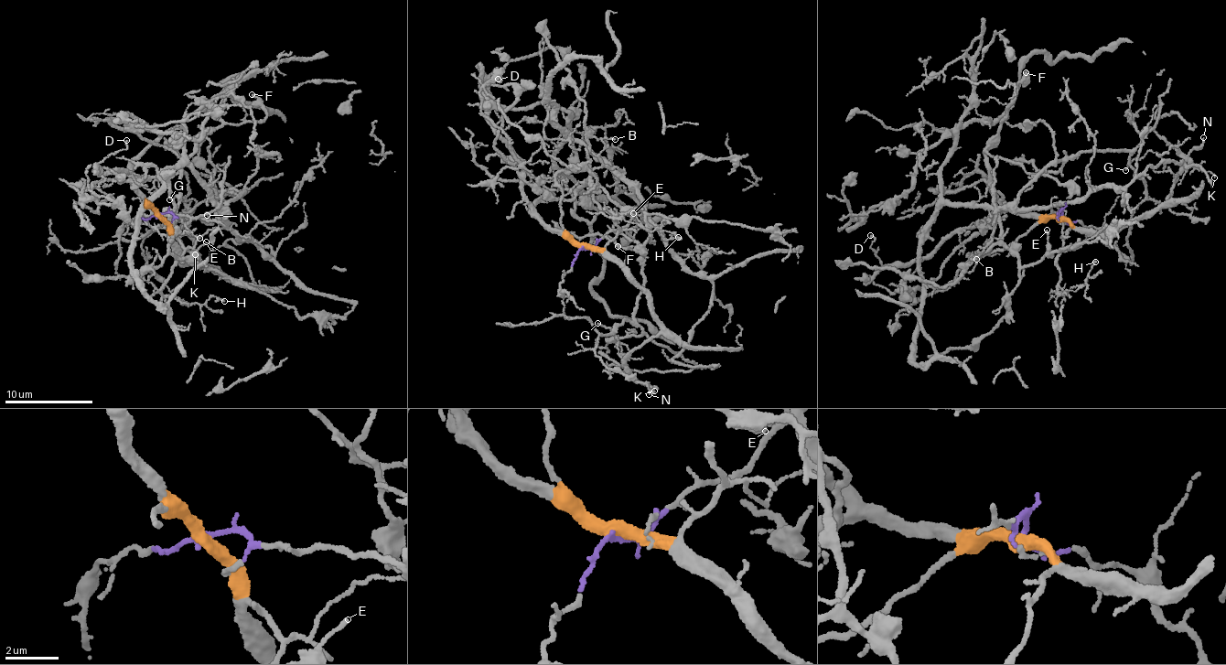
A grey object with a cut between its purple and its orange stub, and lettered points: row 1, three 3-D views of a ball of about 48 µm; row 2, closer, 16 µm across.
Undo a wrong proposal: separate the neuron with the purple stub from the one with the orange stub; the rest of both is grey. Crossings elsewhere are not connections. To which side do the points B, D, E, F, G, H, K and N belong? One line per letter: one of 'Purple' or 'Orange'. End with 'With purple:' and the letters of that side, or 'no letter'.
B: Orange
D: Orange
E: Orange
F: Orange
G: Orange
H: Orange
K: Orange
N: Orange
With purple: no letter

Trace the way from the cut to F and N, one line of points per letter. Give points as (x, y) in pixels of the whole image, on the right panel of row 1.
F: (1060, 218), (1039, 220), (1011, 243), (988, 252), (1001, 226), (985, 152), (1025, 72)
N: (1060, 218), (1075, 227), (1109, 234), (1136, 219), (1149, 218), (1165, 204), (1175, 176), (1202, 137)

